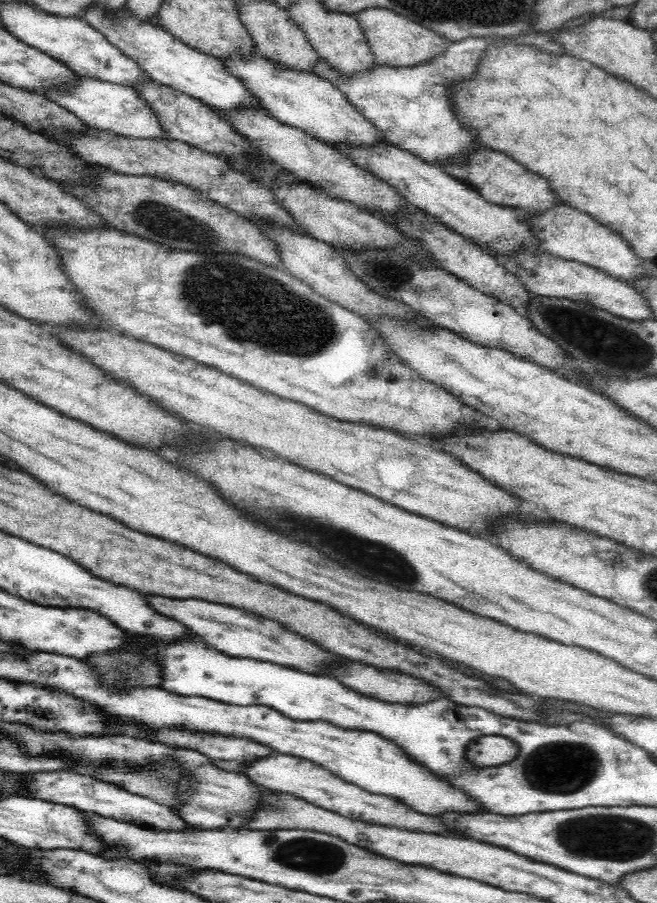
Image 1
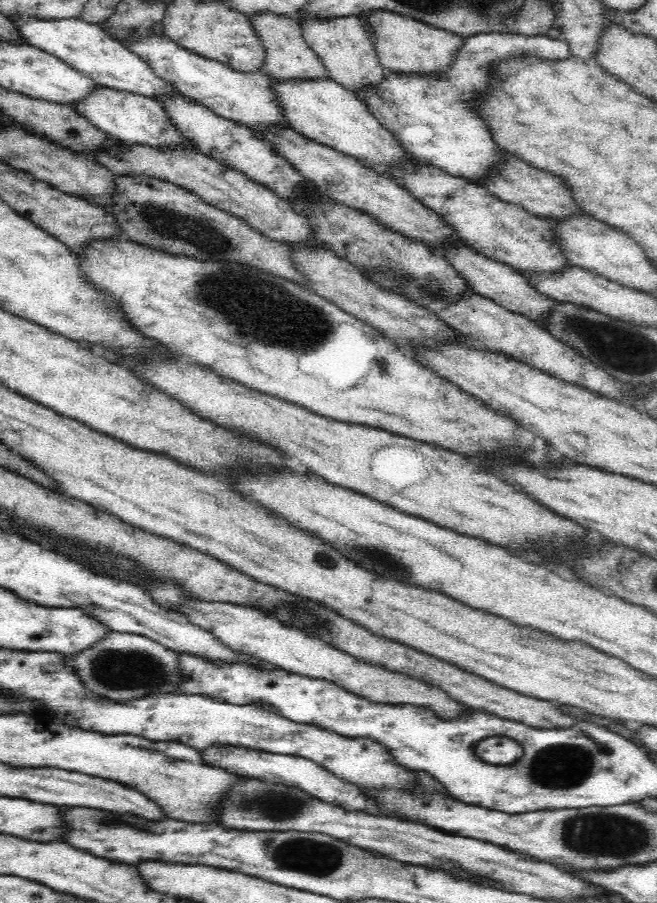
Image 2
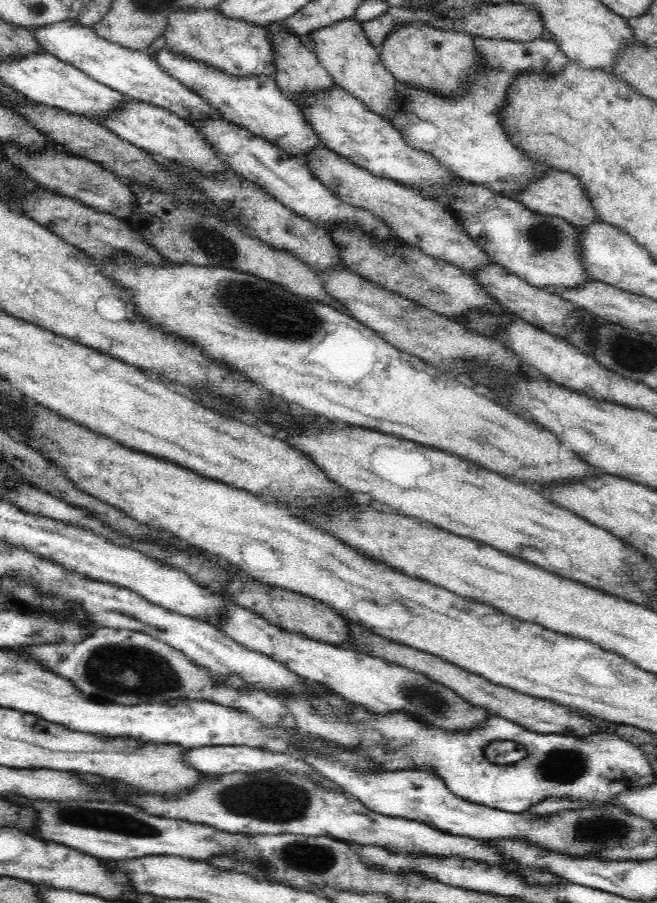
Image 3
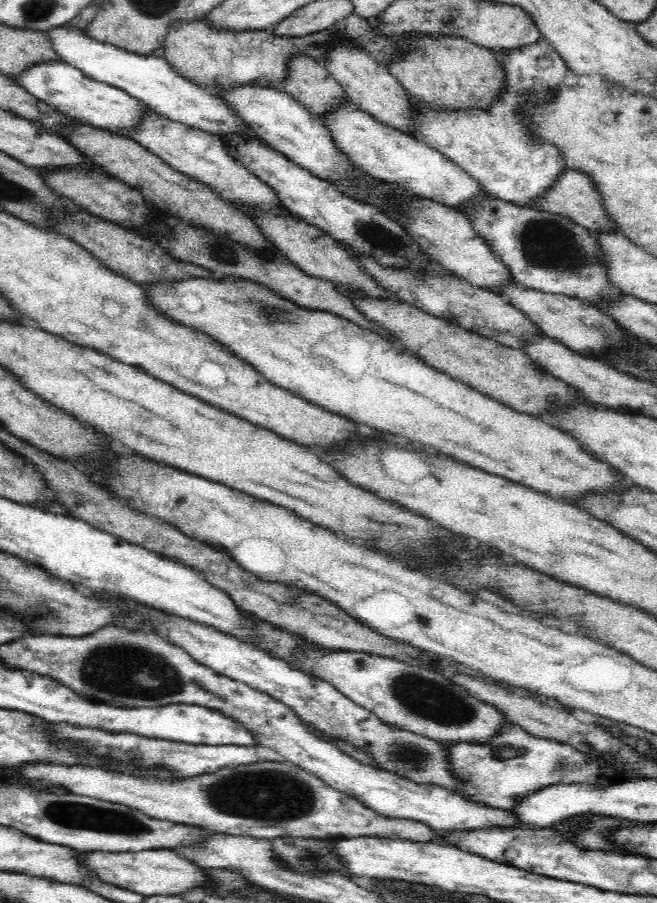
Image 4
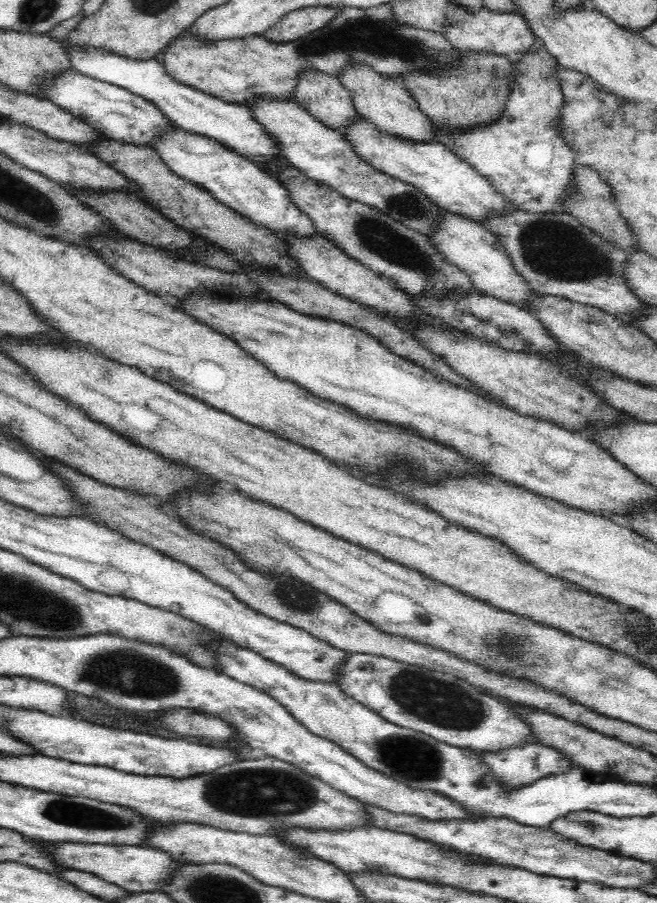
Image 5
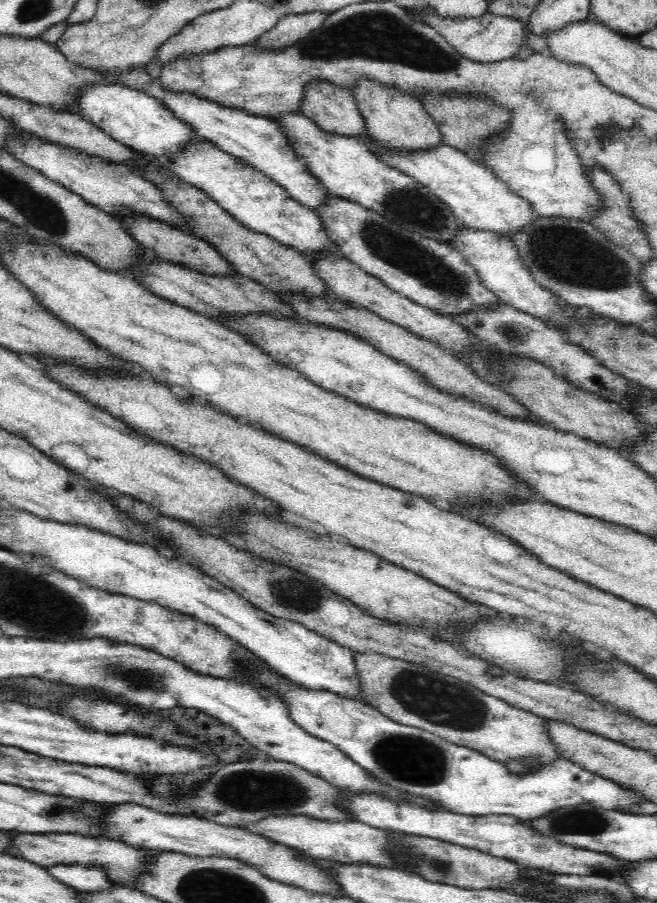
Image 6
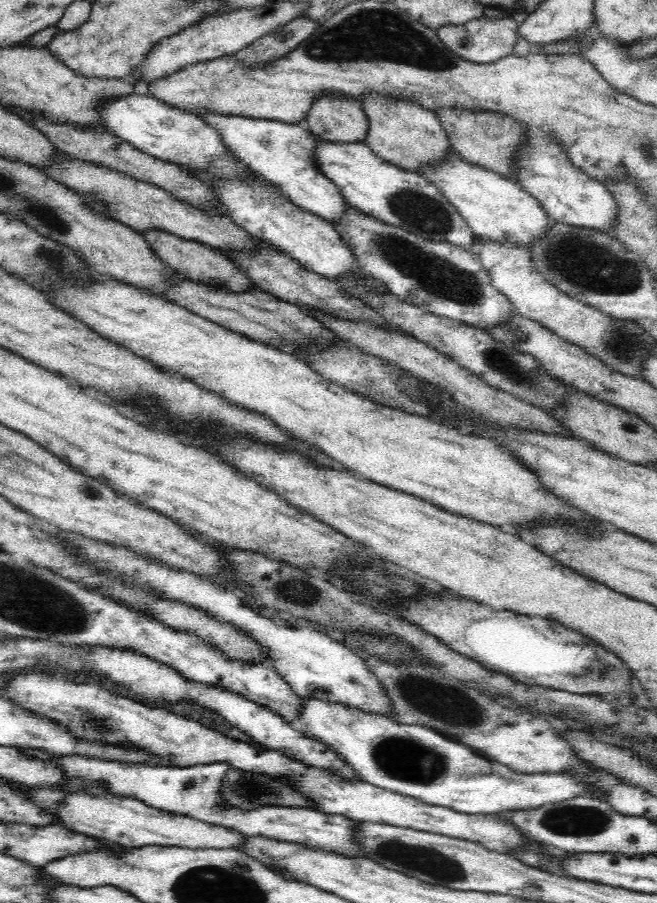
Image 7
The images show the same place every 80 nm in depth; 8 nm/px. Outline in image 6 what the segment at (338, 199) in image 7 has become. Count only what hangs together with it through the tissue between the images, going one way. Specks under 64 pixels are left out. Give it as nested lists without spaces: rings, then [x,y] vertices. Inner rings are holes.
[[[146,65],[134,66],[134,68],[112,68],[112,70],[91,70],[91,68],[88,70],[100,73],[108,82],[118,83],[132,90],[144,91],[144,93],[158,98],[175,118],[191,127],[196,138],[214,143],[218,149],[257,168],[260,173],[282,186],[294,200],[309,209],[318,208],[326,200],[327,190],[309,174],[304,161],[297,158],[281,127],[266,117],[256,116],[231,106],[222,106],[217,102],[193,94],[166,90],[160,84],[159,77],[151,76]]]

